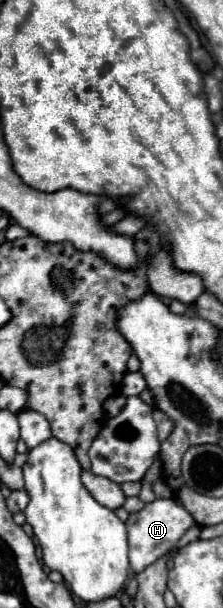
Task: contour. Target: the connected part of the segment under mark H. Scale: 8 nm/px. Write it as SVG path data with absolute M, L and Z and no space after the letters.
M155 499L153 503L147 503L141 511L131 513L125 523L127 533L129 533L131 569L135 573L141 573L147 565L157 561L159 557L163 557L165 553L169 553L193 523L195 523L195 519L175 499Z

